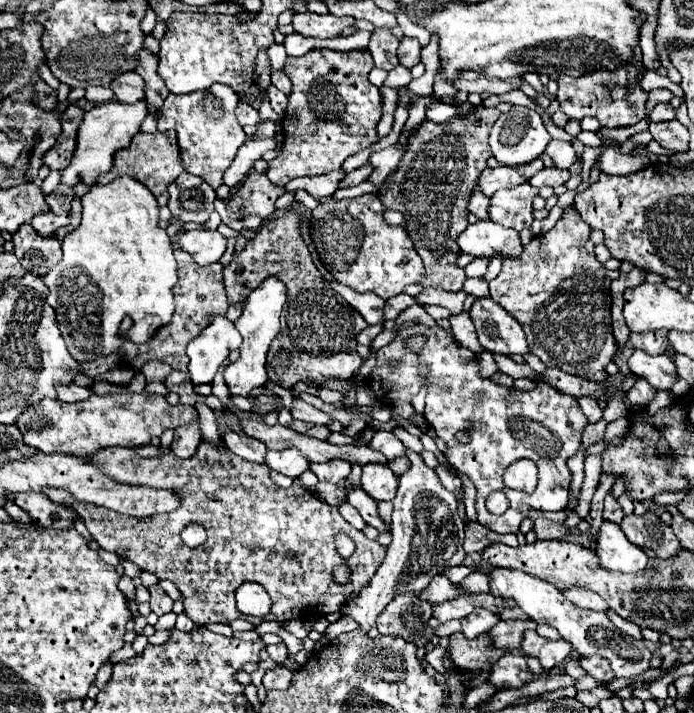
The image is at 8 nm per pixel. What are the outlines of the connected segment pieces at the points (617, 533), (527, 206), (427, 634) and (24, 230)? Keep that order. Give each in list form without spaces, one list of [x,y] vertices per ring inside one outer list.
[[[603,522],[597,534],[597,556],[601,566],[619,572],[639,572],[647,566],[647,554],[631,544],[619,524]]]
[[[529,182],[515,186],[511,190],[497,190],[489,204],[489,218],[495,224],[509,226],[517,232],[531,228],[533,222],[533,198],[539,194],[539,188]]]
[[[413,592],[397,596],[377,616],[377,630],[387,636],[399,636],[407,642],[415,642],[417,648],[425,648],[435,636],[429,626],[431,604],[419,600]]]
[[[31,224],[19,226],[13,234],[15,256],[25,270],[45,276],[57,262],[61,262],[61,240],[55,236],[41,236]]]

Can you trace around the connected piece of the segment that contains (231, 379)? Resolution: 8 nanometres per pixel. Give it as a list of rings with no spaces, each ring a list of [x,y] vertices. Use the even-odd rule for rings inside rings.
[[[267,278],[245,300],[243,314],[241,314],[239,320],[235,320],[235,328],[243,336],[243,342],[241,342],[241,348],[239,348],[239,358],[233,364],[229,364],[223,372],[231,394],[247,396],[253,388],[263,386],[267,382],[265,356],[267,356],[269,344],[279,334],[279,314],[281,314],[283,304],[285,304],[285,284],[281,282],[281,278]]]

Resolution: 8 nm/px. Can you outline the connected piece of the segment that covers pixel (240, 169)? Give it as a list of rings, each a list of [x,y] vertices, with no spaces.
[[[249,138],[249,140],[245,140],[245,144],[237,152],[237,158],[233,160],[229,170],[225,172],[223,182],[229,188],[235,188],[237,182],[241,182],[247,176],[247,172],[253,168],[253,164],[259,158],[263,158],[263,154],[269,150],[275,150],[275,138]]]

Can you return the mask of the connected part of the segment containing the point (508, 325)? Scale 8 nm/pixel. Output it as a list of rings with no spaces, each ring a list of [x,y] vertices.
[[[477,298],[469,312],[481,346],[497,354],[529,354],[529,344],[521,324],[491,298]]]

